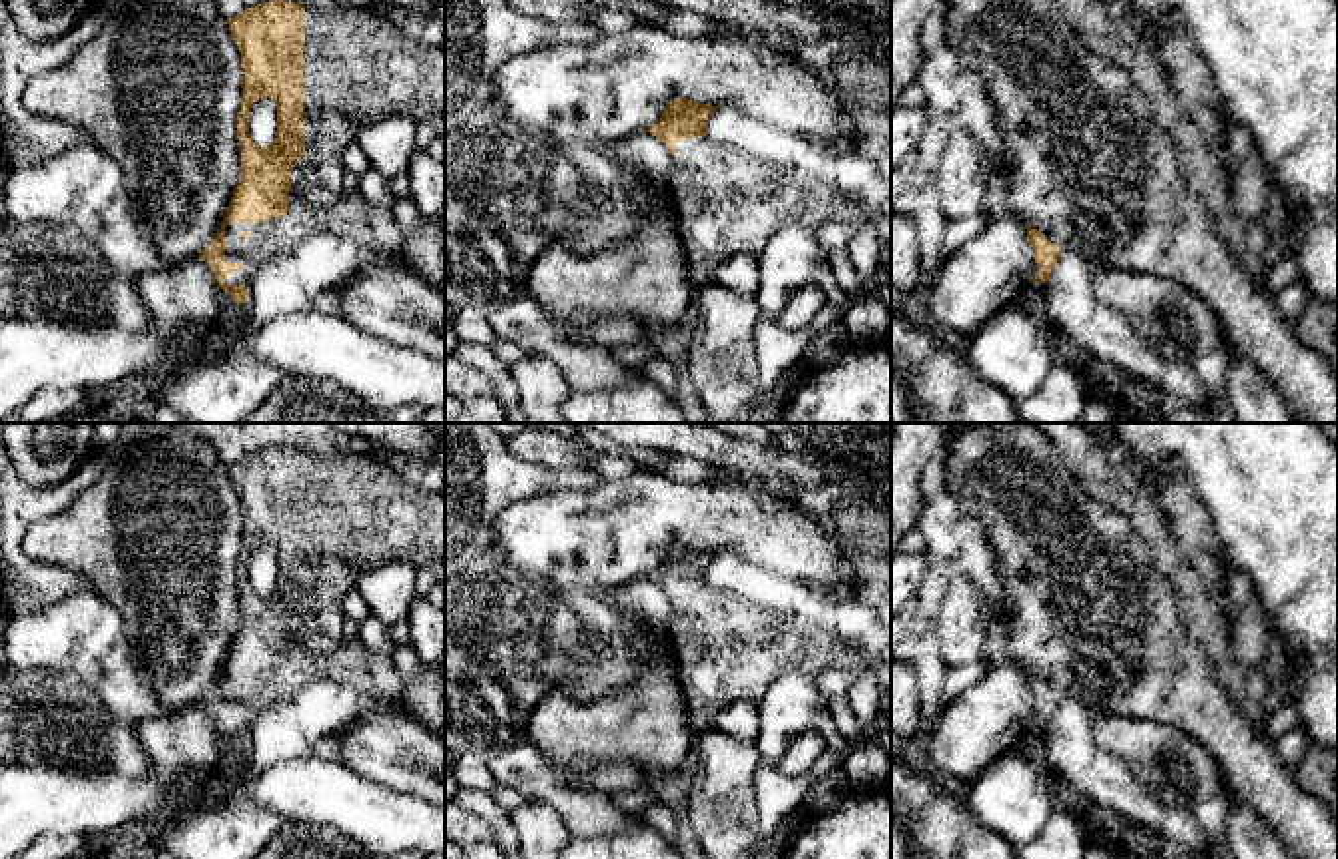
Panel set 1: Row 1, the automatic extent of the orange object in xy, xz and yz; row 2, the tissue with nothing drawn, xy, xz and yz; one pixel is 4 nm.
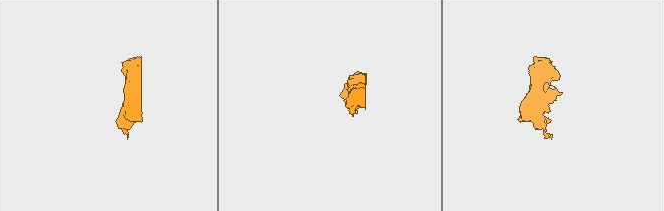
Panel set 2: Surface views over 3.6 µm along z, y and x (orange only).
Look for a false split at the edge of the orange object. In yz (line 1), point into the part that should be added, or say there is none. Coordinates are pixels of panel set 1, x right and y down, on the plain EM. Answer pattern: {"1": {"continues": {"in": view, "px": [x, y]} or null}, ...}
{"1": {"continues": null}}

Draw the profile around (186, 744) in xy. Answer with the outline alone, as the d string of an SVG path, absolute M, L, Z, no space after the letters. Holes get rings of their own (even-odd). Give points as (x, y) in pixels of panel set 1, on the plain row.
M201 704L138 723L136 739L164 775L213 779L221 771L219 731Z

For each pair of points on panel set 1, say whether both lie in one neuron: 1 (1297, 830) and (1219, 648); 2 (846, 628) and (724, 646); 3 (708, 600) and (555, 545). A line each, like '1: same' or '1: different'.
1: different
2: same
3: different

